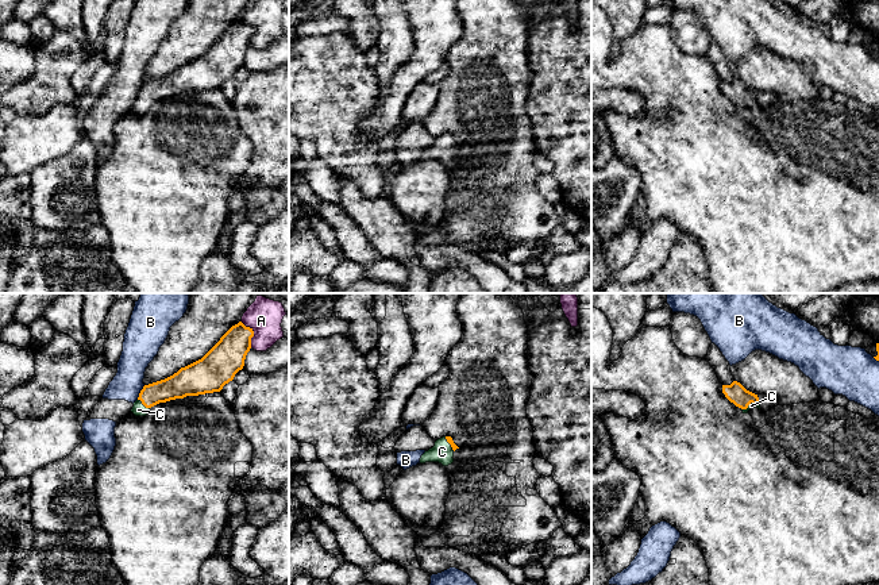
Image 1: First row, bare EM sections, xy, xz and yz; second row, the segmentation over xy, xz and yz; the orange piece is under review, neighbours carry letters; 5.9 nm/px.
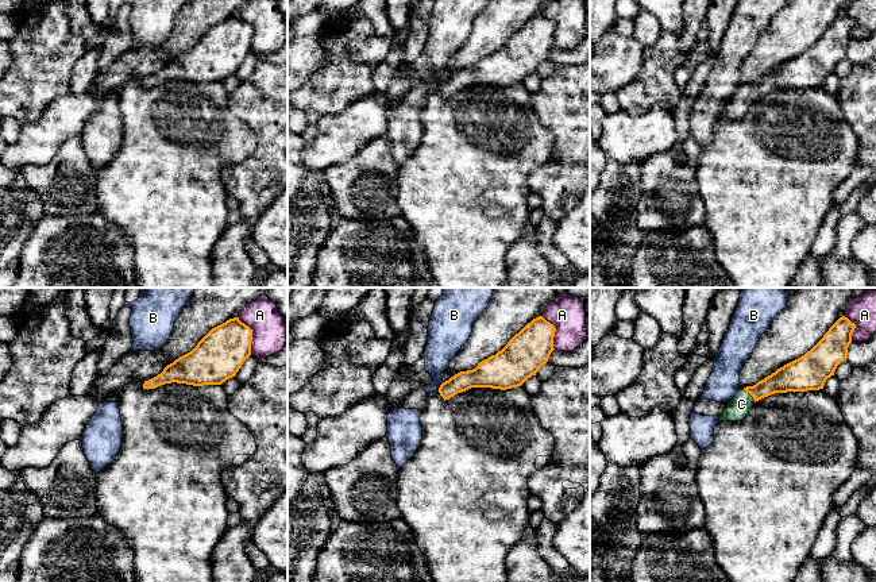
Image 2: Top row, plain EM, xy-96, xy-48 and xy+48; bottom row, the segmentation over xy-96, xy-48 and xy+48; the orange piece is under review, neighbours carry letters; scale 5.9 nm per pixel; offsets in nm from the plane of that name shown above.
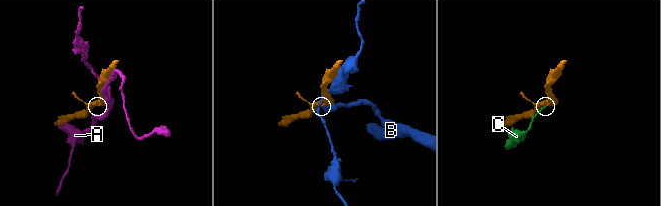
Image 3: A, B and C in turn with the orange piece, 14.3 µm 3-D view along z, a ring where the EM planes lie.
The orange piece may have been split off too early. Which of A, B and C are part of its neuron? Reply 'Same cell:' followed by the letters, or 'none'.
Same cell: C

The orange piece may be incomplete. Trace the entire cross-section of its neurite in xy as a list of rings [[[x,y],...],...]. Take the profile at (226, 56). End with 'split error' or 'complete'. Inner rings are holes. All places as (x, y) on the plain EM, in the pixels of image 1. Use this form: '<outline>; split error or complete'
[[[242,19],[232,23],[201,57],[165,77],[144,82],[131,109],[146,113],[159,100],[220,89],[243,66],[252,34],[252,26]]]; split error

